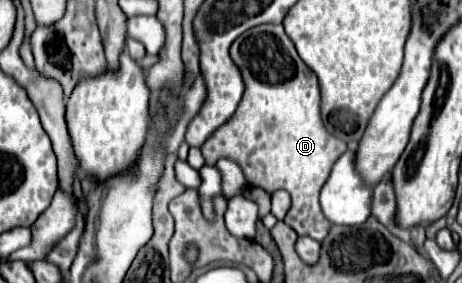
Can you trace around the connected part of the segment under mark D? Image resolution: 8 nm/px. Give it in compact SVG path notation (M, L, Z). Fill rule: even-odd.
M257 25L247 29L233 41L231 59L241 71L245 91L231 119L213 131L199 147L205 165L215 165L217 159L227 157L243 169L251 187L261 187L267 193L277 189L289 191L291 209L285 215L285 223L291 225L297 235L323 241L331 223L319 207L319 191L347 145L323 127L315 73L301 61L281 25Z

